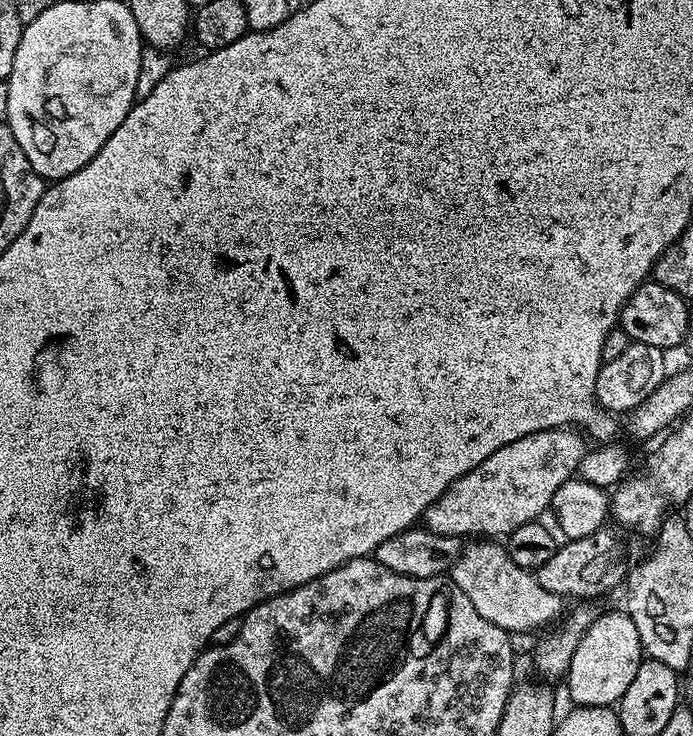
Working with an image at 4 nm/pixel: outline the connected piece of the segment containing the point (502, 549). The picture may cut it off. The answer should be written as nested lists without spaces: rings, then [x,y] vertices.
[[[488,538],[477,539],[461,547],[459,558],[452,563],[450,579],[458,586],[458,590],[466,594],[466,598],[470,598],[474,610],[478,610],[478,614],[482,614],[486,622],[494,622],[494,626],[504,629],[509,634],[513,632],[531,633],[532,628],[540,628],[543,624],[550,623],[560,611],[561,613],[565,611],[565,601],[561,596],[550,594],[550,590],[543,588],[529,569],[518,566],[518,562],[510,558],[507,547],[503,543],[493,542]]]

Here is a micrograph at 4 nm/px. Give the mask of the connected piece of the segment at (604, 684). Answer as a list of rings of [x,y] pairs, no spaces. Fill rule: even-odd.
[[[624,610],[619,612],[601,611],[599,618],[584,632],[583,638],[570,658],[568,675],[568,696],[576,706],[609,706],[619,705],[622,694],[634,682],[638,666],[645,655],[642,643],[639,642],[637,627]]]

